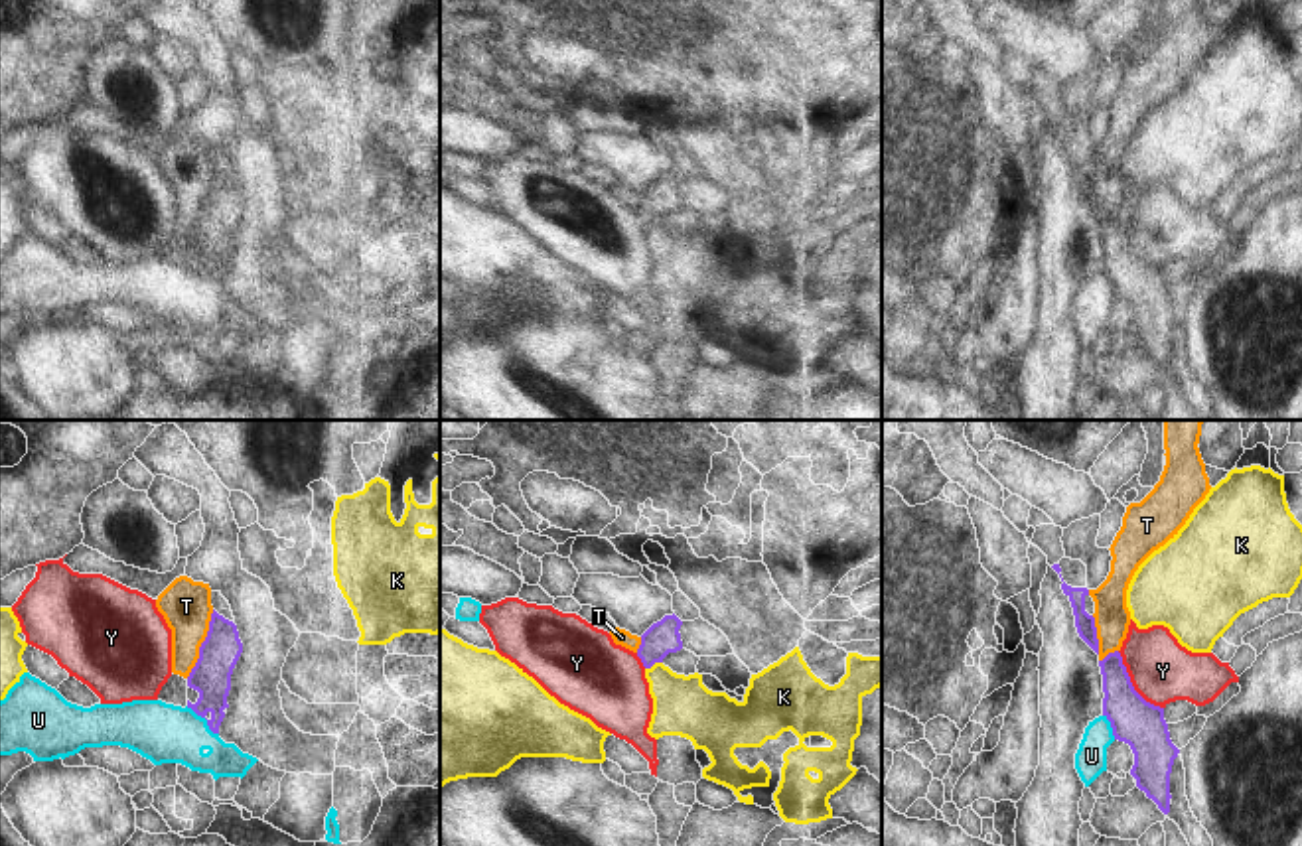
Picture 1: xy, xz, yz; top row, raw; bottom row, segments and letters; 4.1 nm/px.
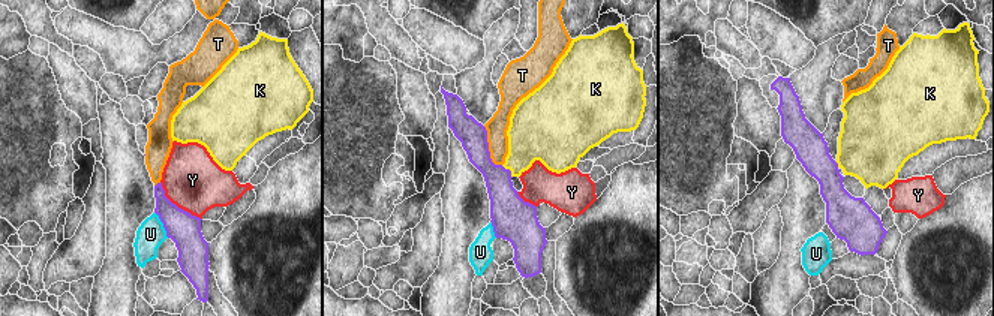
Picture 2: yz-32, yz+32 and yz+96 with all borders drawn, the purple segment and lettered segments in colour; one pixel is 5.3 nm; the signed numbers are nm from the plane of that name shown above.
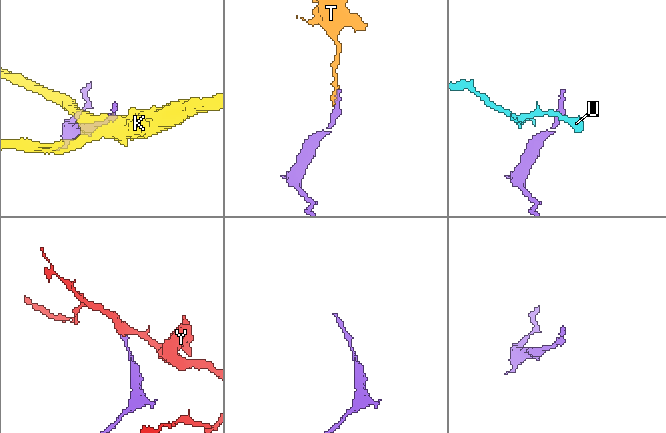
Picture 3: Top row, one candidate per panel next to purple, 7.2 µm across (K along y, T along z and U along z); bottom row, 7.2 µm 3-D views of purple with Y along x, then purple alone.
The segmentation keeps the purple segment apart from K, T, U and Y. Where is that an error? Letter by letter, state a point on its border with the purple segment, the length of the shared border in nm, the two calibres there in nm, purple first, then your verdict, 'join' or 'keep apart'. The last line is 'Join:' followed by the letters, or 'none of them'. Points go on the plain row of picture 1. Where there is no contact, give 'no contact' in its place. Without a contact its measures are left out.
K: contact xz (653, 221); length 80 nm; calibres 140 and 240 nm; keep apart
T: contact xy (202, 202); length 300 nm; calibres 160 and 200 nm; keep apart
U: contact xy (204, 275); length 180 nm; calibres 160 and 240 nm; keep apart
Y: contact yz (1131, 243); length 300 nm; calibres 190 and 260 nm; keep apart
Join: none of them

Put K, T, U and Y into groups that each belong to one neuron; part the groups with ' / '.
K / T / U / Y

